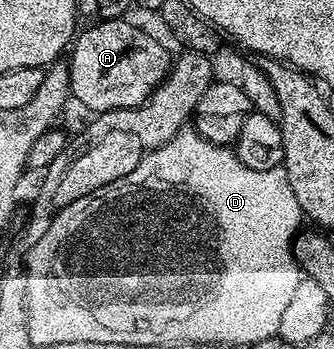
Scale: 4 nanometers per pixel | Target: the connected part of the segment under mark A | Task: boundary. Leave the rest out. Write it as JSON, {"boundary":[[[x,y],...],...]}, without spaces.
{"boundary":[[[120,18],[118,20],[104,20],[100,19],[99,24],[95,24],[92,28],[87,28],[78,33],[76,35],[73,43],[69,48],[69,57],[71,56],[71,60],[69,59],[69,67],[71,70],[71,94],[74,100],[74,103],[84,104],[85,107],[91,111],[91,114],[98,114],[100,112],[108,112],[109,110],[113,110],[114,108],[137,108],[139,105],[143,104],[148,98],[153,94],[153,90],[157,87],[158,84],[163,83],[163,79],[166,78],[167,73],[170,72],[171,66],[173,63],[172,53],[167,53],[167,48],[162,44],[161,41],[158,40],[155,36],[150,36],[147,32],[142,32],[141,29],[138,28],[135,24],[130,24],[127,21],[127,18]]]}

